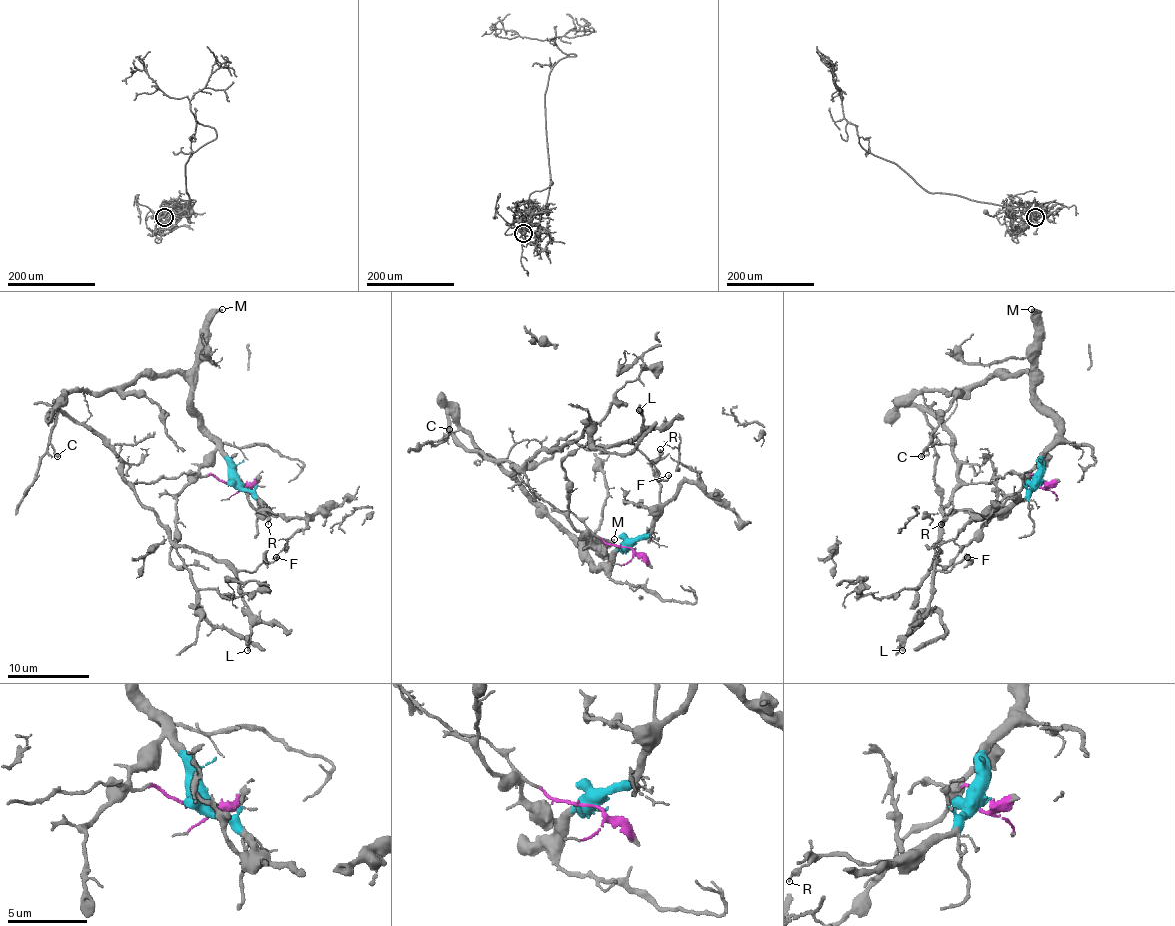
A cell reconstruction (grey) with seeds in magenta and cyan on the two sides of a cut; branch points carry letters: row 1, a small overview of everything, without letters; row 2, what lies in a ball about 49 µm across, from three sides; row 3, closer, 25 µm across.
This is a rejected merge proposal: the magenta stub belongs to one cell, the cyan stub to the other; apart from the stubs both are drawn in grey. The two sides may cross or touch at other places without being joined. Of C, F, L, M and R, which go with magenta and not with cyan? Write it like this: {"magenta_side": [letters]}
{"magenta_side": ["C", "F", "L"]}

